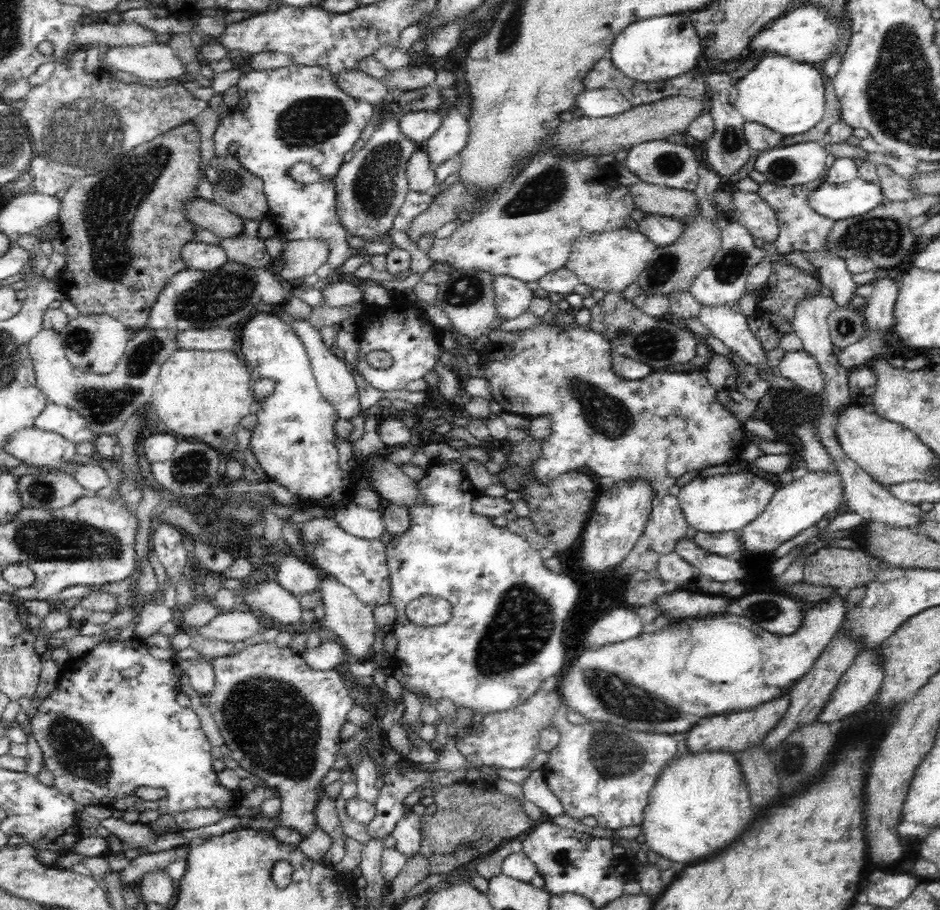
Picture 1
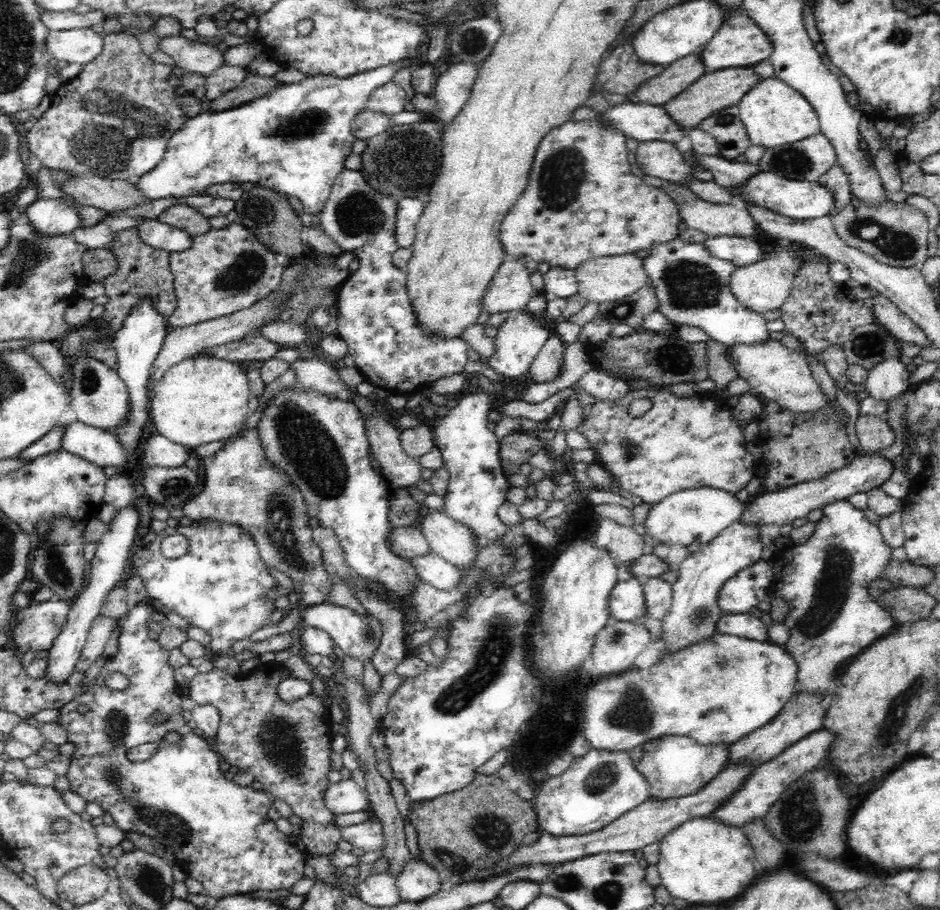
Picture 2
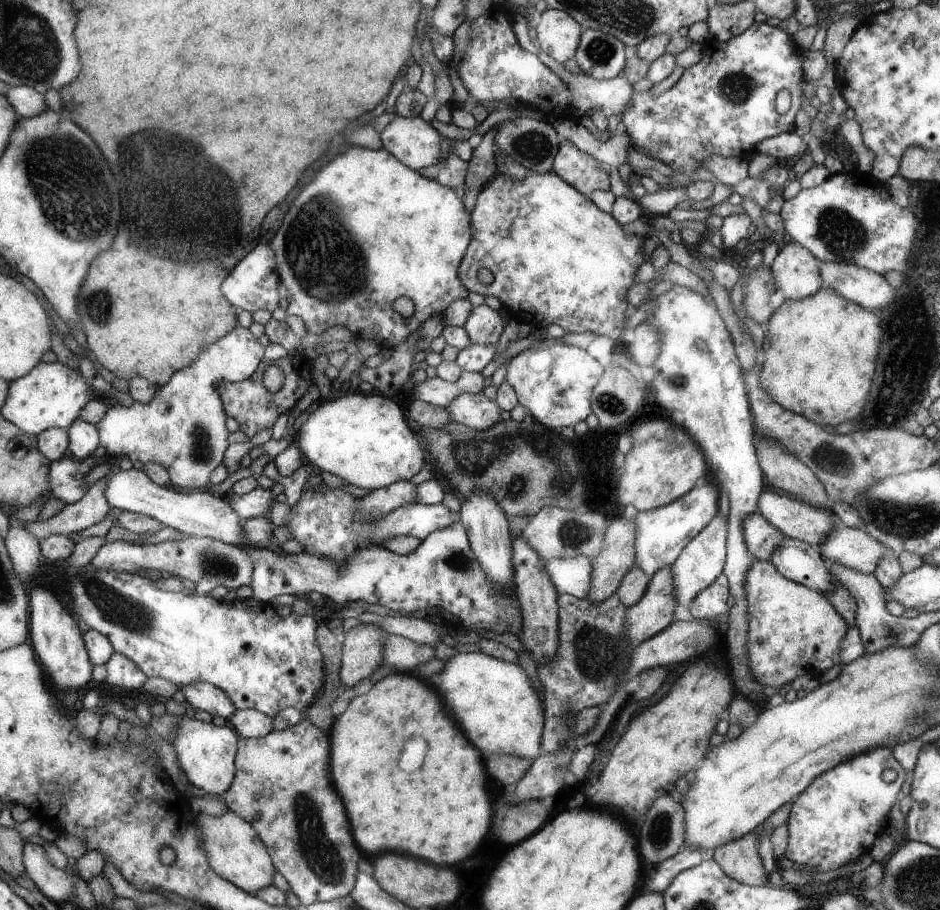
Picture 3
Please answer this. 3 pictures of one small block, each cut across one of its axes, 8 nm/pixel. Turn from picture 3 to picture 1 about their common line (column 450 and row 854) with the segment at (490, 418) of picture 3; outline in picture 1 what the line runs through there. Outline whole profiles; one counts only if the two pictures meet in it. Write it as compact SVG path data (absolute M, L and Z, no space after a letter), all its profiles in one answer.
M407 808L391 832L392 836L396 838L395 849L406 858L421 854L421 827L423 821L424 816L415 814L411 808Z

